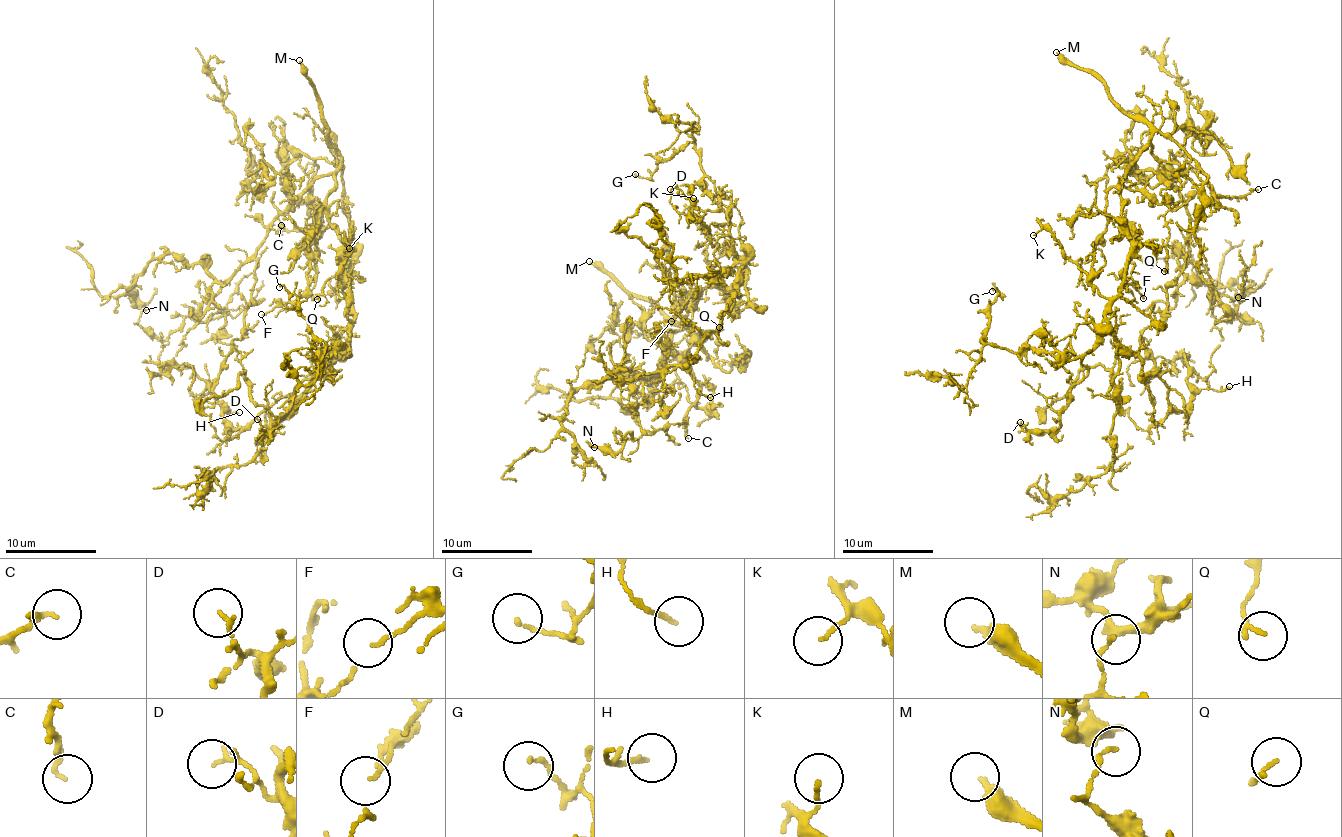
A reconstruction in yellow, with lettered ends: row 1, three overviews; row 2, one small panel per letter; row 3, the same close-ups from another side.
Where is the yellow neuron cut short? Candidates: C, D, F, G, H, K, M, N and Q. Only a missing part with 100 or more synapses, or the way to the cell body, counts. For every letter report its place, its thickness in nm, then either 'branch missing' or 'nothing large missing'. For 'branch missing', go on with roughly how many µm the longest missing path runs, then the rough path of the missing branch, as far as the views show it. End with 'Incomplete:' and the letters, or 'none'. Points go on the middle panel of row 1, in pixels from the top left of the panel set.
C: place (688, 438); calibre 140 nm; nothing large missing
D: place (670, 189); calibre 110 nm; nothing large missing
F: place (671, 321); calibre 80 nm; nothing large missing
G: place (635, 174); calibre 110 nm; nothing large missing
H: place (710, 397); calibre 130 nm; nothing large missing
K: place (693, 198); calibre 110 nm; nothing large missing
M: place (589, 261); calibre 280 nm; branch missing; missing 150 µm
N: place (594, 447); calibre 110 nm; nothing large missing
Q: place (719, 327); calibre 150 nm; nothing large missing
Incomplete: M

